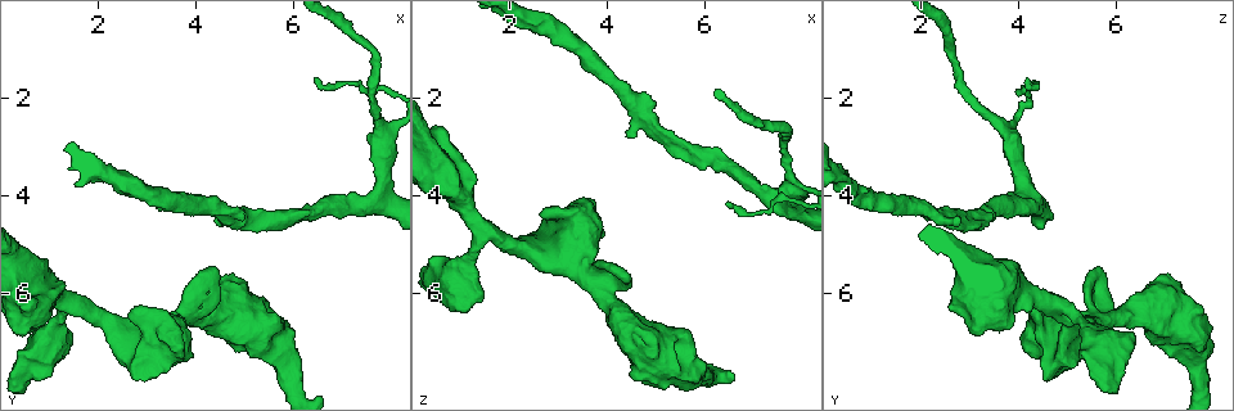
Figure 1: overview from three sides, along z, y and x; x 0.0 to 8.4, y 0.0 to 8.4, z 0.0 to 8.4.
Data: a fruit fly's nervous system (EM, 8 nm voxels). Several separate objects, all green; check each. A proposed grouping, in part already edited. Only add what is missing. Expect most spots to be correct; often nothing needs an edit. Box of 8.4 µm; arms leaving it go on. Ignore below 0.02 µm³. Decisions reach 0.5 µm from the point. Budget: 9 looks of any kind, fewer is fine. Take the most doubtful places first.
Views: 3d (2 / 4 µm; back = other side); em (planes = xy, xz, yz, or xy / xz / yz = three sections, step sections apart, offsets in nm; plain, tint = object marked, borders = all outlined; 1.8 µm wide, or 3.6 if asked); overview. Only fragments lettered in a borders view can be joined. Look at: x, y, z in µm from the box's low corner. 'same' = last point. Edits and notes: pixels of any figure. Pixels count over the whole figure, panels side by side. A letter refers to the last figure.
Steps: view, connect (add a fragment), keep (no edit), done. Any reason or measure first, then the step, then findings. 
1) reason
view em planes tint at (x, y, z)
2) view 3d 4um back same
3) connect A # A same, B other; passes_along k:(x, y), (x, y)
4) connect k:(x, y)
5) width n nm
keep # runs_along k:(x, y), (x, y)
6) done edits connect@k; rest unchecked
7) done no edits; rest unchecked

branch stops here
view 3d 4um at (4.45, 4.45, 2.80)

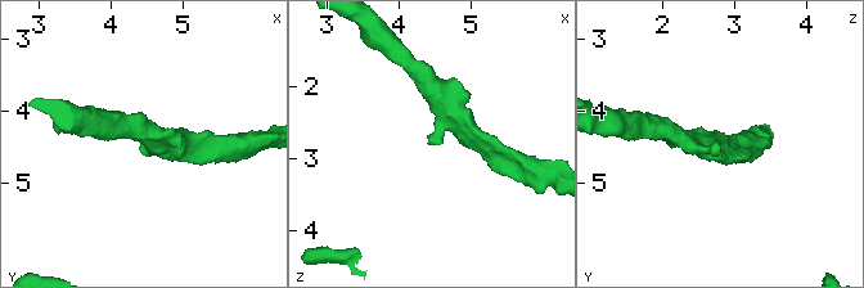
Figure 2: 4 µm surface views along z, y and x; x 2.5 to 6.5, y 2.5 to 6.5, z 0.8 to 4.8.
view em planes borders at (4.40, 4.40, 2.70)

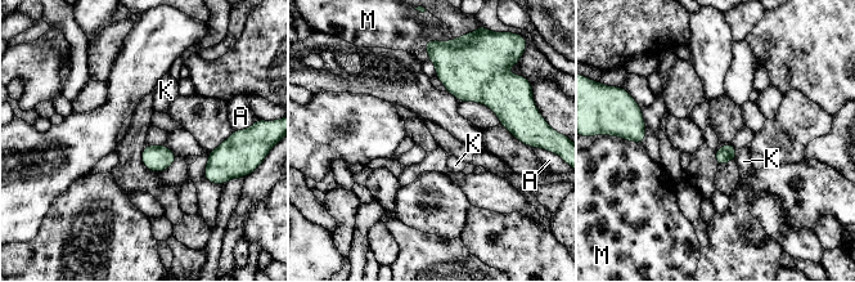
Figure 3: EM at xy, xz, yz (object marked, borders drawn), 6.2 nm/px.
longest_contact M 80 nm
keep # A other, K other, M other; no lettered fragment goes on from it

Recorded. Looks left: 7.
branch stops here
view em 3.6um xz step 4 borders at (6.45, 1.65, 4.10)

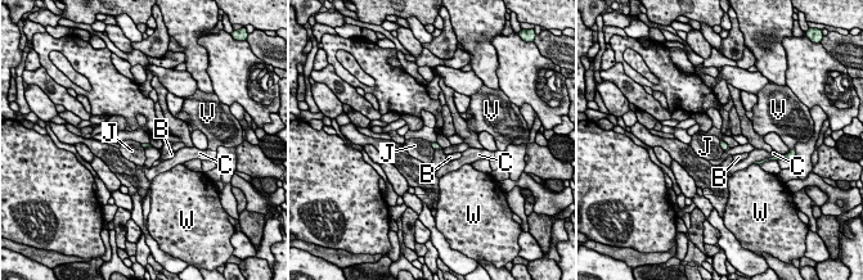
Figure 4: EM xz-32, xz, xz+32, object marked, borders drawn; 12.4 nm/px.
keep # B other, C other, J other, V other, W other; border 4:(719, 141), (724, 150); none of them fits

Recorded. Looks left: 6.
branch stops here
view em xz step 4 borders at (5.60, 6.40, 6.80)

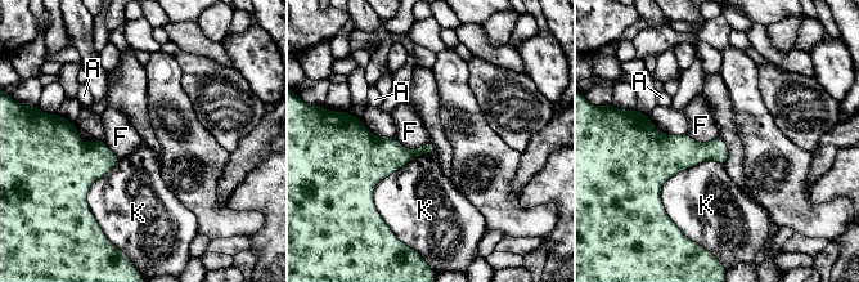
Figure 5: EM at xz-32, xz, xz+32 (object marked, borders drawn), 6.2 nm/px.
another direction
view em planes borders same

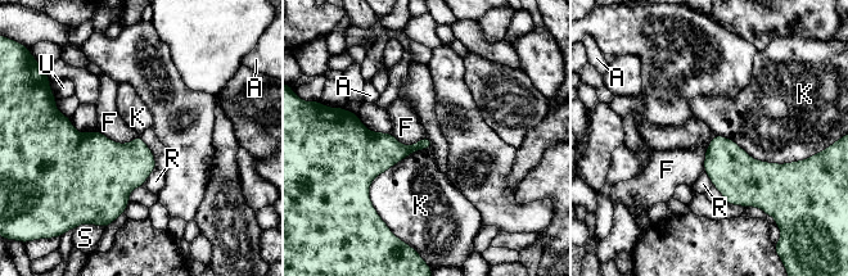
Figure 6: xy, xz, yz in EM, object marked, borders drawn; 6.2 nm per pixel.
longest_contact K 550 nm
keep # A other, F other, K other, R other, S other, U other; none of them fits

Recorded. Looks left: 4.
thick turns thin
view 3d 2um at (7.80, 2.85, 3.90)

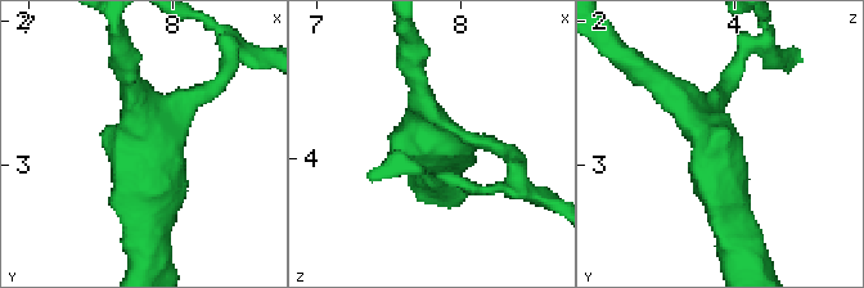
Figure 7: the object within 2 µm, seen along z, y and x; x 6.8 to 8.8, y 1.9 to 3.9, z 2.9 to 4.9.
shape alone is not enough
view em xy step 16 borders at (7.78, 2.92, 3.88)

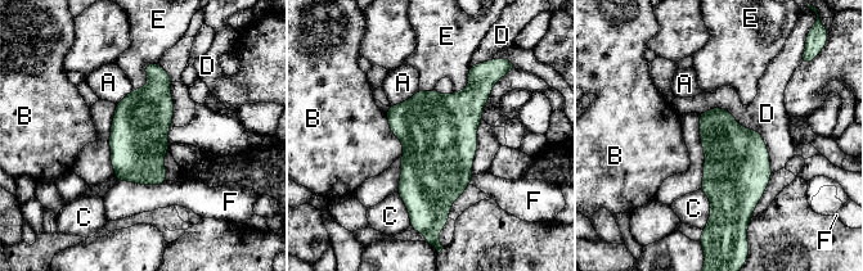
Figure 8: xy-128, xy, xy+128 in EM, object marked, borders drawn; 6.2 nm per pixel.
cut it another way
view em planes borders same

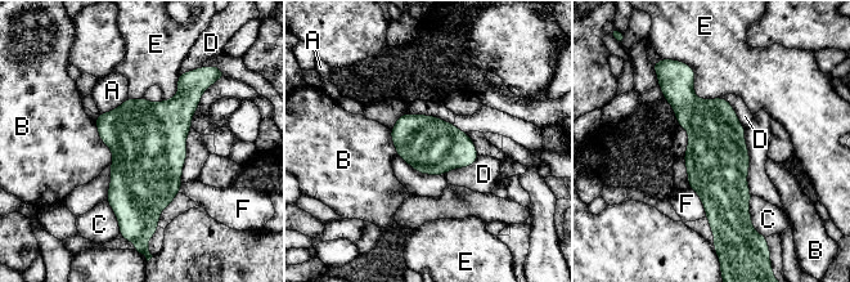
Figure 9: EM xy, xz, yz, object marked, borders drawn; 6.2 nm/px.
width 360 nm
keep # A other, B other, C other, D other, E other, F other; border 9:(479, 156), (471, 165), (444, 174); none of them fits

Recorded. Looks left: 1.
done no edits; rest unchecked

